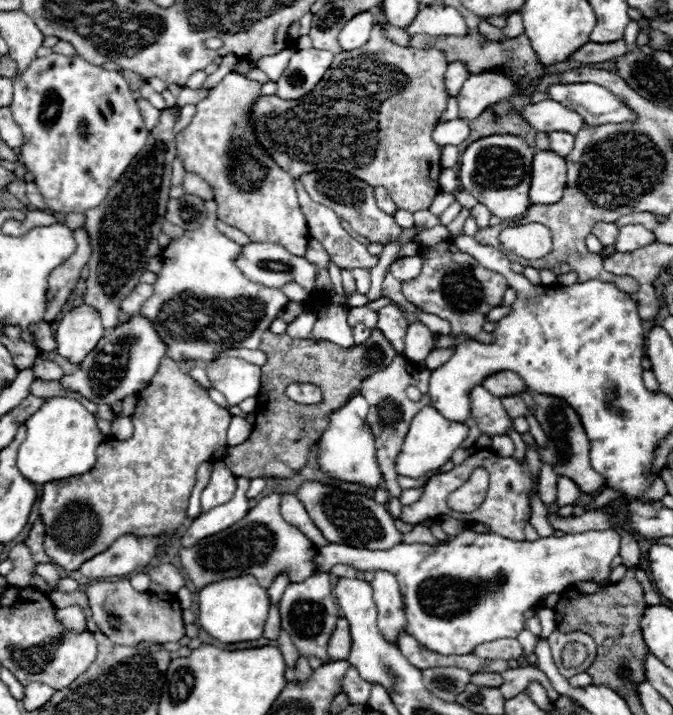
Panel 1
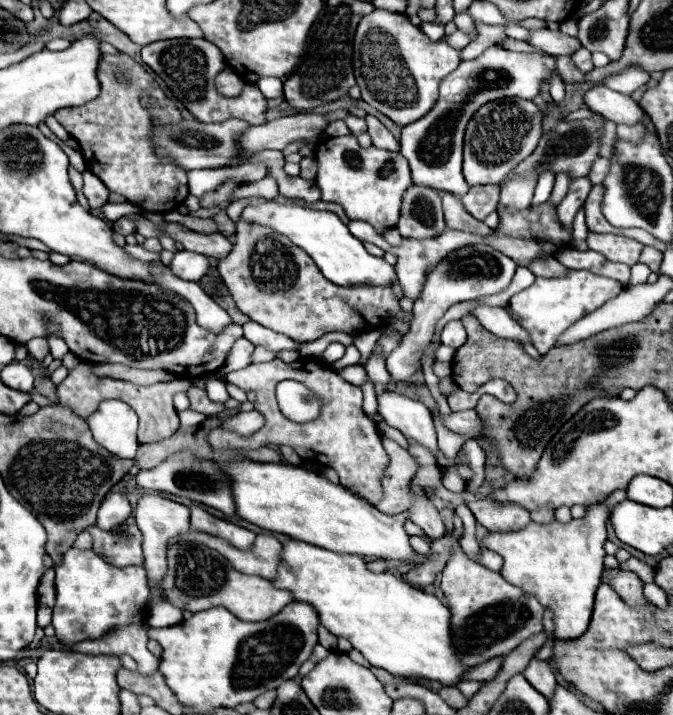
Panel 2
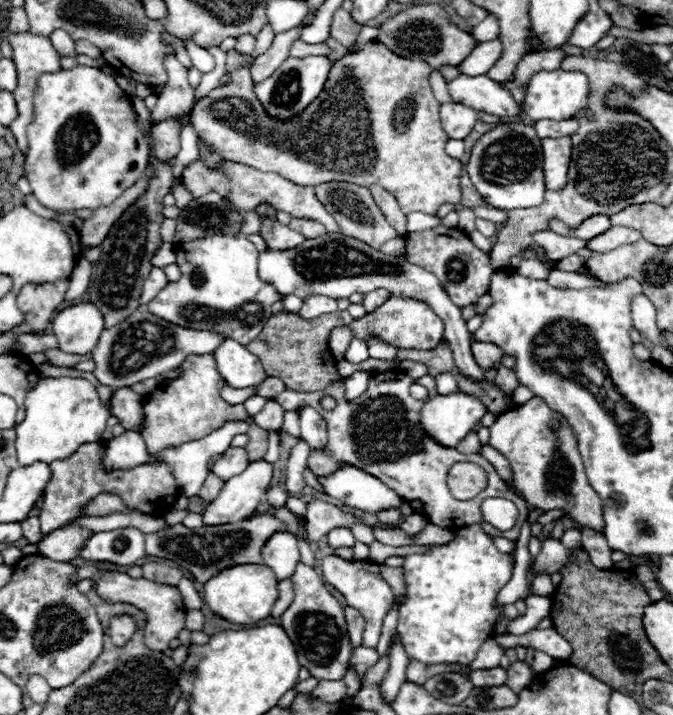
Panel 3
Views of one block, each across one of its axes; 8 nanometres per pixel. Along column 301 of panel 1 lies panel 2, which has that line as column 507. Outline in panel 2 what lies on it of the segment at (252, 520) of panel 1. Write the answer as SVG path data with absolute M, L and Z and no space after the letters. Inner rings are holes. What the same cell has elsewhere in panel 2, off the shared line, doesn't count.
M606 500L588 506L584 518L572 518L562 524L556 518L548 524L528 522L514 532L488 532L484 546L498 552L506 560L506 580L534 594L546 608L552 610L556 640L578 638L590 622L596 588L600 586L600 574L604 570L602 558L606 556Z

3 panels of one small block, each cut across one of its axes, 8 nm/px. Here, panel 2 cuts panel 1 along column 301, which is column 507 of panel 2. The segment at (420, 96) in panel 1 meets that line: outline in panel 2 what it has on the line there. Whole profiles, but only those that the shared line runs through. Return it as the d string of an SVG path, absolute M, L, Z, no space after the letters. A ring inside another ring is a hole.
M504 98L484 104L470 120L464 136L464 178L470 186L500 184L506 176L528 158L542 136L540 108L522 98Z

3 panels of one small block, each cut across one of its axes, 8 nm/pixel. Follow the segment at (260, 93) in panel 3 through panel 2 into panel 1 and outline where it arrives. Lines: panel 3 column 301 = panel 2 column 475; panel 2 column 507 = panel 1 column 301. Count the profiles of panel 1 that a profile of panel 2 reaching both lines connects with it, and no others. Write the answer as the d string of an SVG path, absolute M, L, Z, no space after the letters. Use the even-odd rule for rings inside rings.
M298 50L292 54L286 70L276 80L276 96L282 100L296 100L308 94L332 64L334 54L328 50Z

